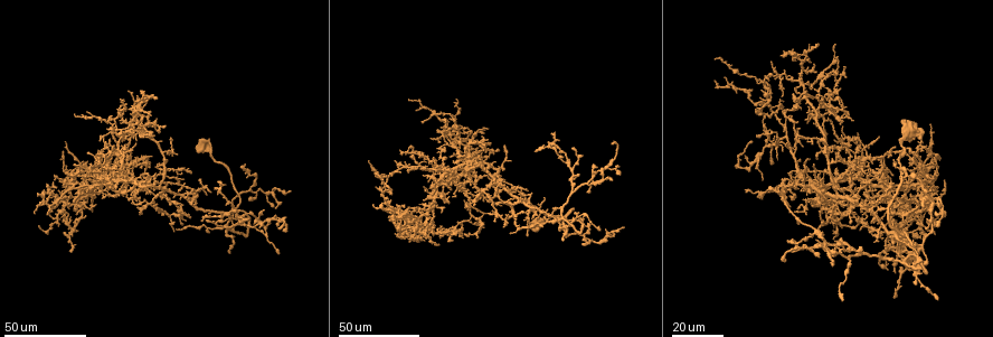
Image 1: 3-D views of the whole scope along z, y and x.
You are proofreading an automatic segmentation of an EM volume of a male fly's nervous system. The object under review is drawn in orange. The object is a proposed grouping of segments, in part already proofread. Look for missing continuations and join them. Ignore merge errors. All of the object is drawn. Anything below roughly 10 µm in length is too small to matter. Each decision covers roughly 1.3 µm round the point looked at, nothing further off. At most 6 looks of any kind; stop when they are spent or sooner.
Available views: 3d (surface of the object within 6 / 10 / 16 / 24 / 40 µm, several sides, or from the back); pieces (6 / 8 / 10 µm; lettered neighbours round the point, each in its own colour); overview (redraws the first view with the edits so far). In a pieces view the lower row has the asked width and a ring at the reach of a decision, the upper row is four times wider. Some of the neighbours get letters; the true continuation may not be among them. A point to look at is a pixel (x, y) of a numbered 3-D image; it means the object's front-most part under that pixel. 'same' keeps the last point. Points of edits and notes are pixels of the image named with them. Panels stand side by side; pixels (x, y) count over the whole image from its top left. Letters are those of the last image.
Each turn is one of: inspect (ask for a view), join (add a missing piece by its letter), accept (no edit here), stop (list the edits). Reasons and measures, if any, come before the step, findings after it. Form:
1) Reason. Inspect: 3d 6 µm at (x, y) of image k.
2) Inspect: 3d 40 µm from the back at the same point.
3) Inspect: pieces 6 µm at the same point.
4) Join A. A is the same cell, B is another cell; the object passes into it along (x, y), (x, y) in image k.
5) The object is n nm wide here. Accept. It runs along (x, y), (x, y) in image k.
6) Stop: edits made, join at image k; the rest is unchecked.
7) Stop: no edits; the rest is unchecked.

Tapers out. Inspect: 3d 40 µm at (597, 226) of image 1.

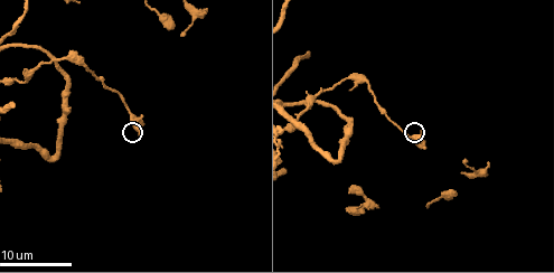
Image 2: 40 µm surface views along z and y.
Inspect: pieces 8 µm at (137, 132) of image 2.

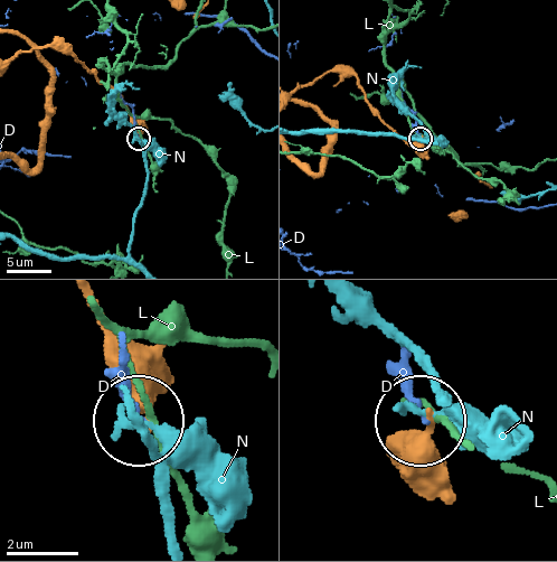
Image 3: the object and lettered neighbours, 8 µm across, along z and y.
Accept. D, L and N are other cells; none of them fits.

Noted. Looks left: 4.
Branch stops here. Inspect: 3d 16 µm at (489, 166) of image 2.

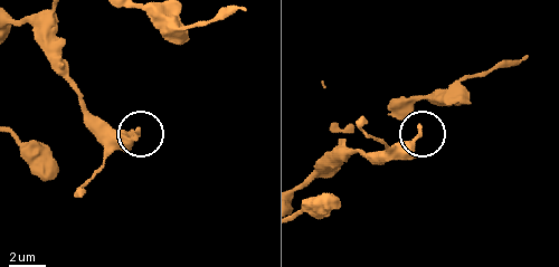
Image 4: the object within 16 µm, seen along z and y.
See the neighbours. Inspect: pieces 8 µm at (419, 126) of image 4.

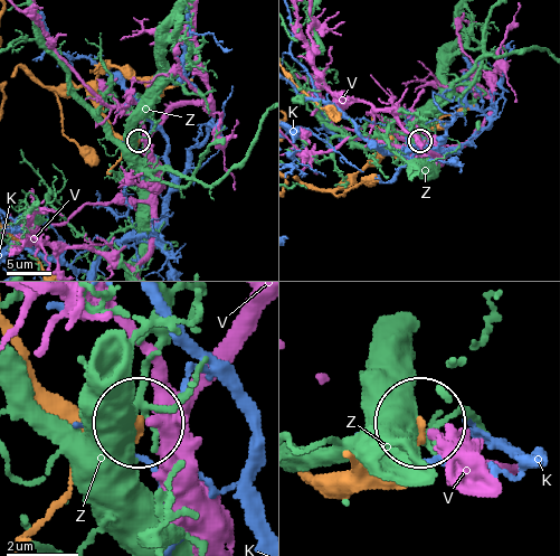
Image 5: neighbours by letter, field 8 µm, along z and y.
Accept. K, V and Z are other cells; none of them fits.

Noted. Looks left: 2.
Thin end. Inspect: 3d 40 µm at (894, 147) of image 1.

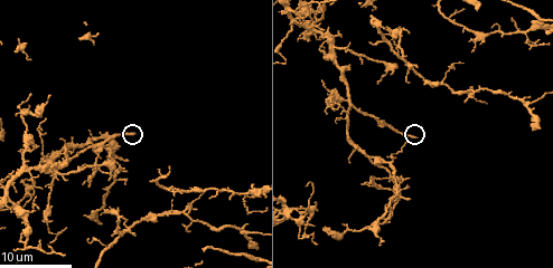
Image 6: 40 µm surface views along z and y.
Inspect: pieces 8 µm at (414, 139) of image 6.

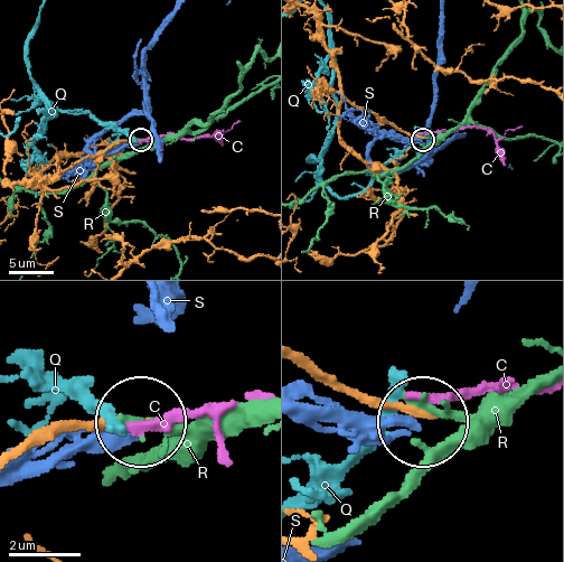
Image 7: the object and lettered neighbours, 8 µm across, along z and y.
Accept. C, Q, R and S are other cells; it runs along (22, 452), (68, 429), (137, 422) in image 7; none of them fits.

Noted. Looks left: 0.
Stop: no edits; the rest is unchecked.

